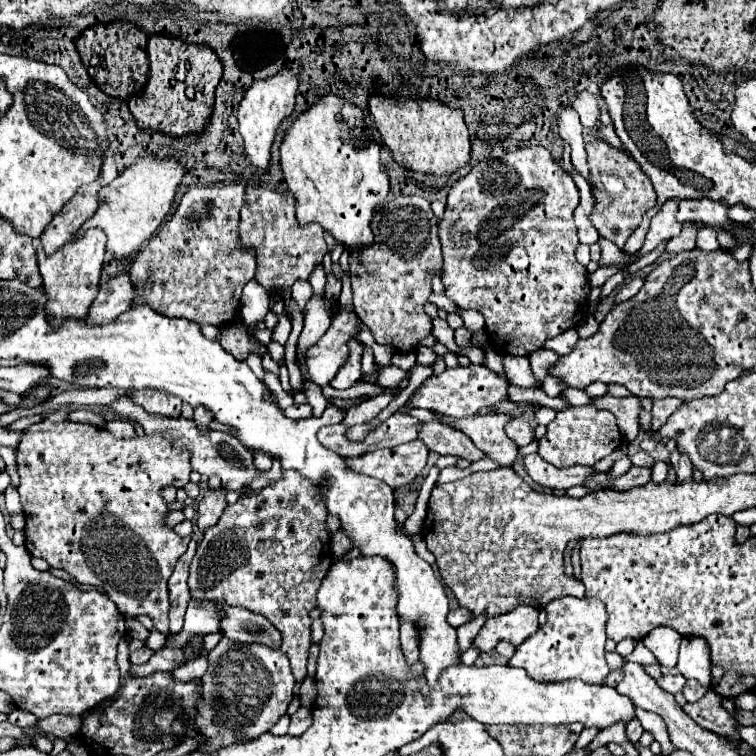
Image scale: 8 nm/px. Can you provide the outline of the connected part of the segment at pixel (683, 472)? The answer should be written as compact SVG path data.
M675 450L675 452L669 456L669 460L671 460L673 468L675 468L677 482L685 482L685 480L691 478L691 474L693 474L693 464L691 464L691 460L689 460L685 454L679 454L679 452Z

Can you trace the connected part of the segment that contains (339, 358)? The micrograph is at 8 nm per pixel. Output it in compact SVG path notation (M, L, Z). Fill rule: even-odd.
M341 308L339 316L331 322L323 338L307 350L305 364L301 366L301 376L313 380L319 386L327 386L339 368L347 360L347 340L357 334L357 316Z

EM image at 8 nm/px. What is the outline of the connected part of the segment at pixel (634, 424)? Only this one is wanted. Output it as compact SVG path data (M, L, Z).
M601 396L601 398L591 398L589 402L595 408L607 408L615 412L617 424L621 428L621 434L627 442L633 442L639 434L639 410L641 404L635 396L631 398L613 398L613 396Z

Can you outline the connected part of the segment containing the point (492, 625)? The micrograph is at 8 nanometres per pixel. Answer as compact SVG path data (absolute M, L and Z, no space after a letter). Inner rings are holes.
M519 606L503 616L489 618L471 646L479 652L491 652L497 646L497 642L505 640L517 648L531 634L537 632L537 618L539 610L531 606Z

